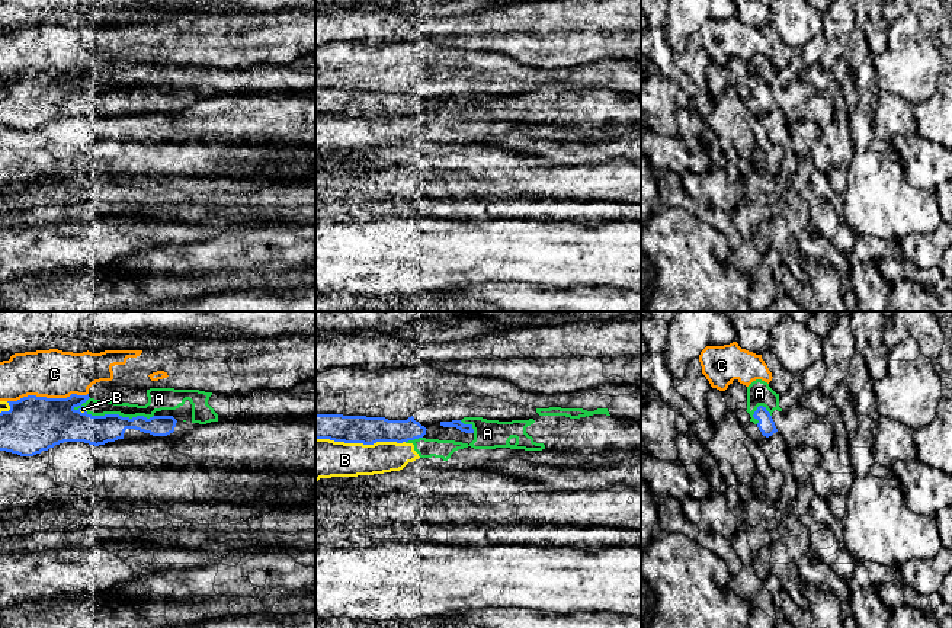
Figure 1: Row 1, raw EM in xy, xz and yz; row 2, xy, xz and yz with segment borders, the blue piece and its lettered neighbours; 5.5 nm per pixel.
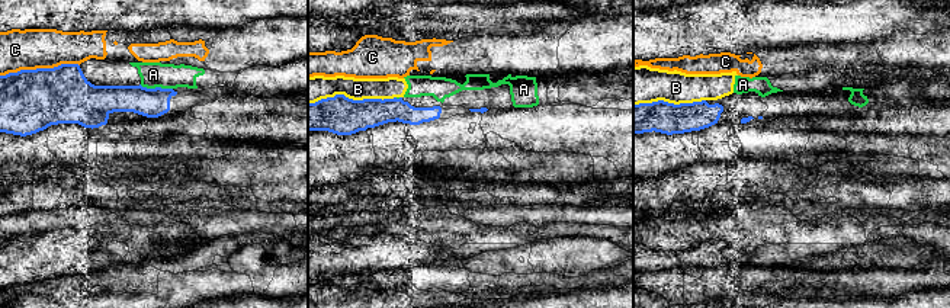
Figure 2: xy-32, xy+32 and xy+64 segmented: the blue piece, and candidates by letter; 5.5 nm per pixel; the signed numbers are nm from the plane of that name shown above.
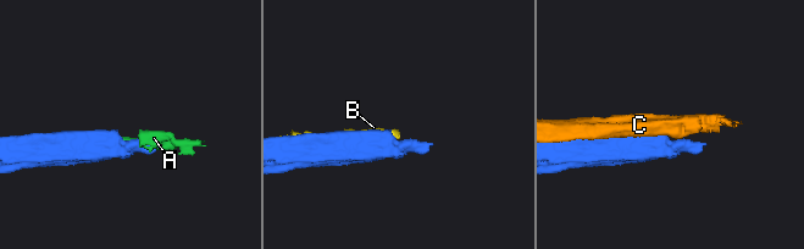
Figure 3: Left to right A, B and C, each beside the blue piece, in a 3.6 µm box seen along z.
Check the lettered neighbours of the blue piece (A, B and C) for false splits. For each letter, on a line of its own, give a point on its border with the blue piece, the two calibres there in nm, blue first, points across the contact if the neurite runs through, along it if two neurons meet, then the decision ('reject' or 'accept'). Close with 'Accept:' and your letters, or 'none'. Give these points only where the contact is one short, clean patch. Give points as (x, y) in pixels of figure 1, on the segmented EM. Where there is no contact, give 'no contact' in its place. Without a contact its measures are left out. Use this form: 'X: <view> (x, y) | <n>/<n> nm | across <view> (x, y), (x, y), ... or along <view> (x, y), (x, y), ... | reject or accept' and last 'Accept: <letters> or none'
A: xy (118, 415) | 180/130 nm | reject
B: xz (361, 442) | 160/220 nm | reject
C: xy (45, 397) | 300/280 nm | reject
Accept: none

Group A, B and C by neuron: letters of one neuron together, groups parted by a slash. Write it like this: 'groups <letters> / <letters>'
groups A B / C

